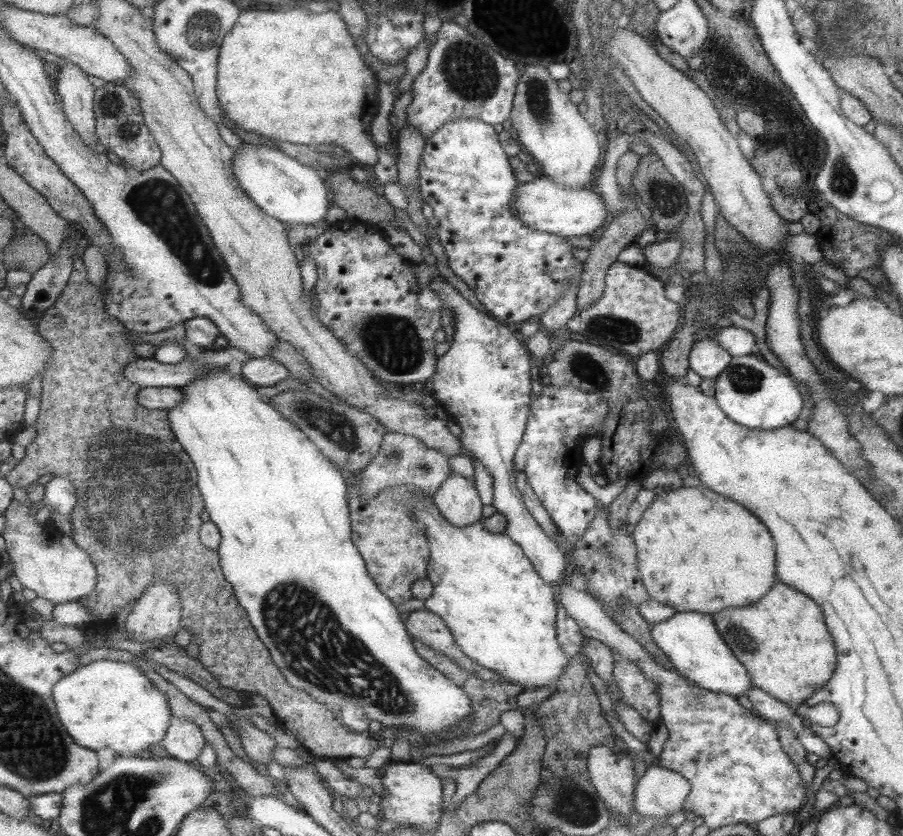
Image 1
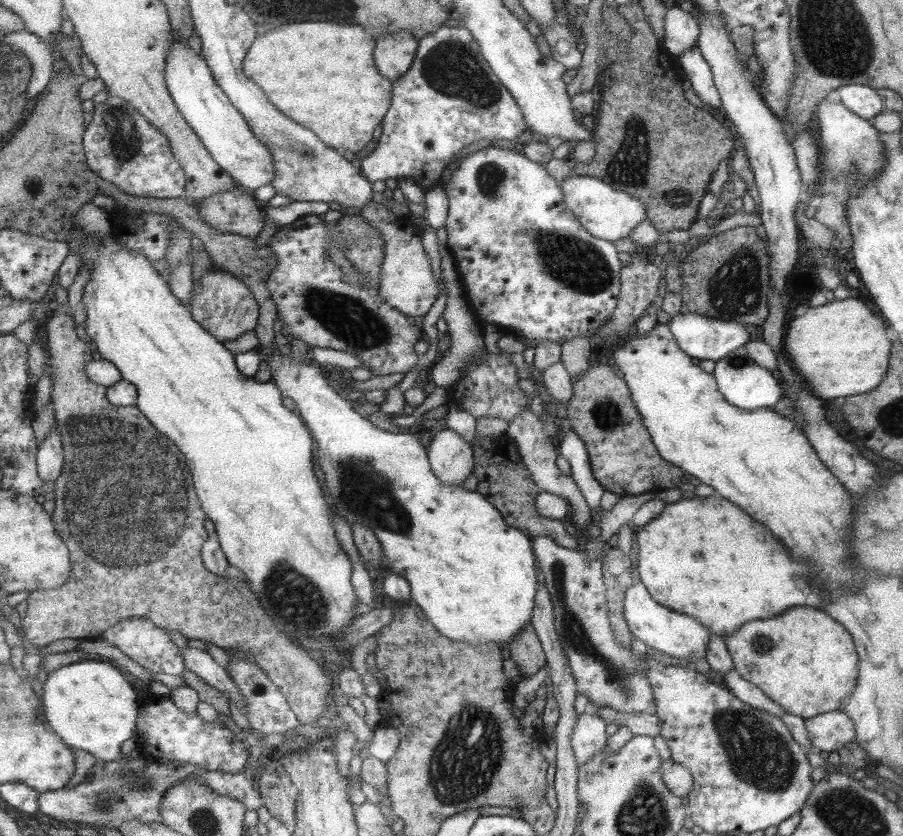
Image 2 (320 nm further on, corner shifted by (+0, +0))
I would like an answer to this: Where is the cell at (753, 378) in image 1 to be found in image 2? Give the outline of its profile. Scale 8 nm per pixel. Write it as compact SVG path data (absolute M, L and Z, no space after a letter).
M745 346L736 348L723 356L723 358L716 360L712 373L714 374L718 390L722 394L722 397L728 403L742 409L771 408L779 400L779 396L781 396L781 390L779 390L775 378L767 372L765 367L759 366L750 357Z

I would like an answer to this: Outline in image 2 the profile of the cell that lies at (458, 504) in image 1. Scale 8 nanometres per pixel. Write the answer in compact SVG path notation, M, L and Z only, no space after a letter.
M451 427L439 429L428 446L435 475L446 485L459 485L474 475L476 448Z

